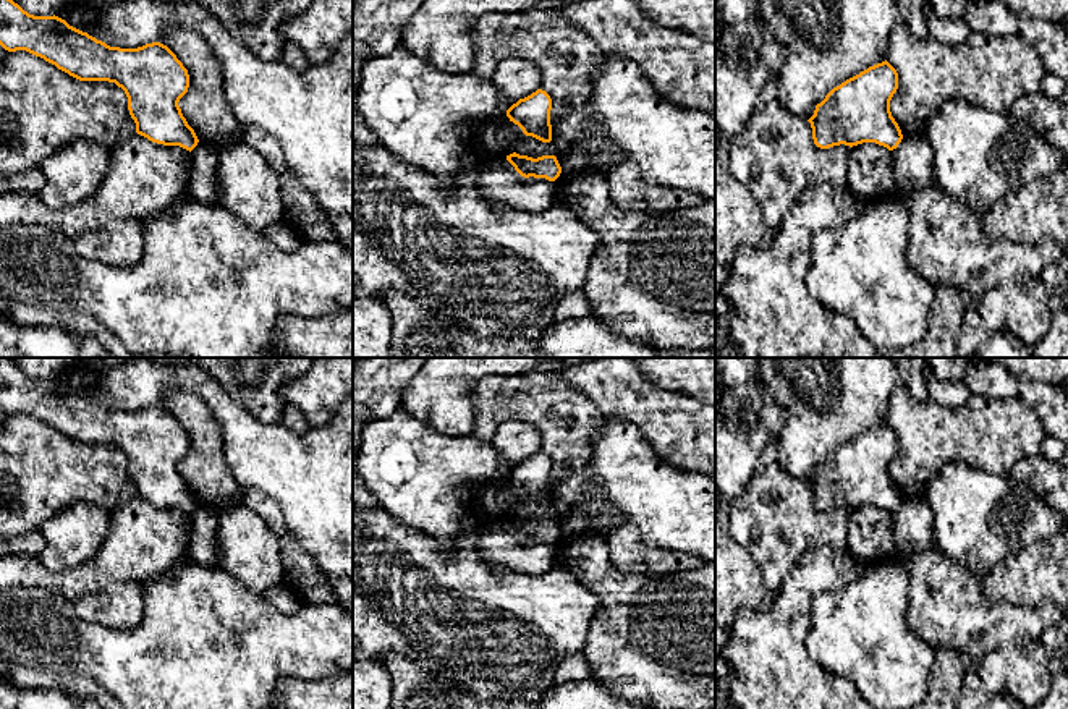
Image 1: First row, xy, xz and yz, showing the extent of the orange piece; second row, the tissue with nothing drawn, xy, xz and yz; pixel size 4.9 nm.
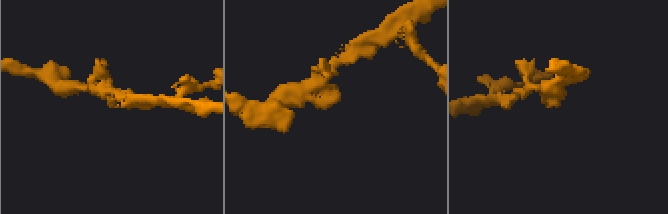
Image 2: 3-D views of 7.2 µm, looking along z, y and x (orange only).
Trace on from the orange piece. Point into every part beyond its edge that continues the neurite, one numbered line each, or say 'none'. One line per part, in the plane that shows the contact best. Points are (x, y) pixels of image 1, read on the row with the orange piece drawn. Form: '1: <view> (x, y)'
none

